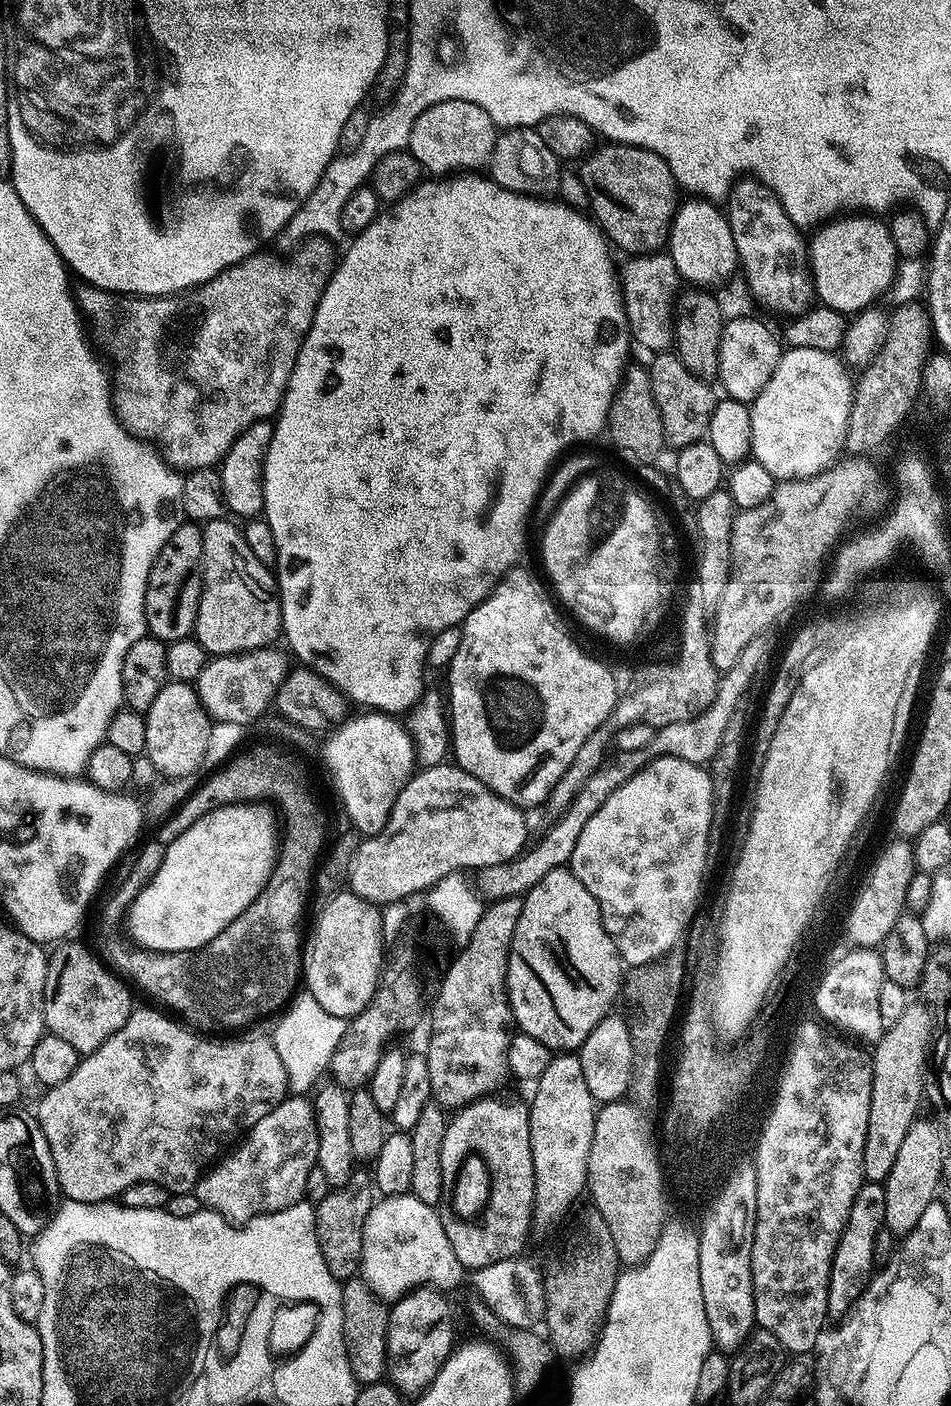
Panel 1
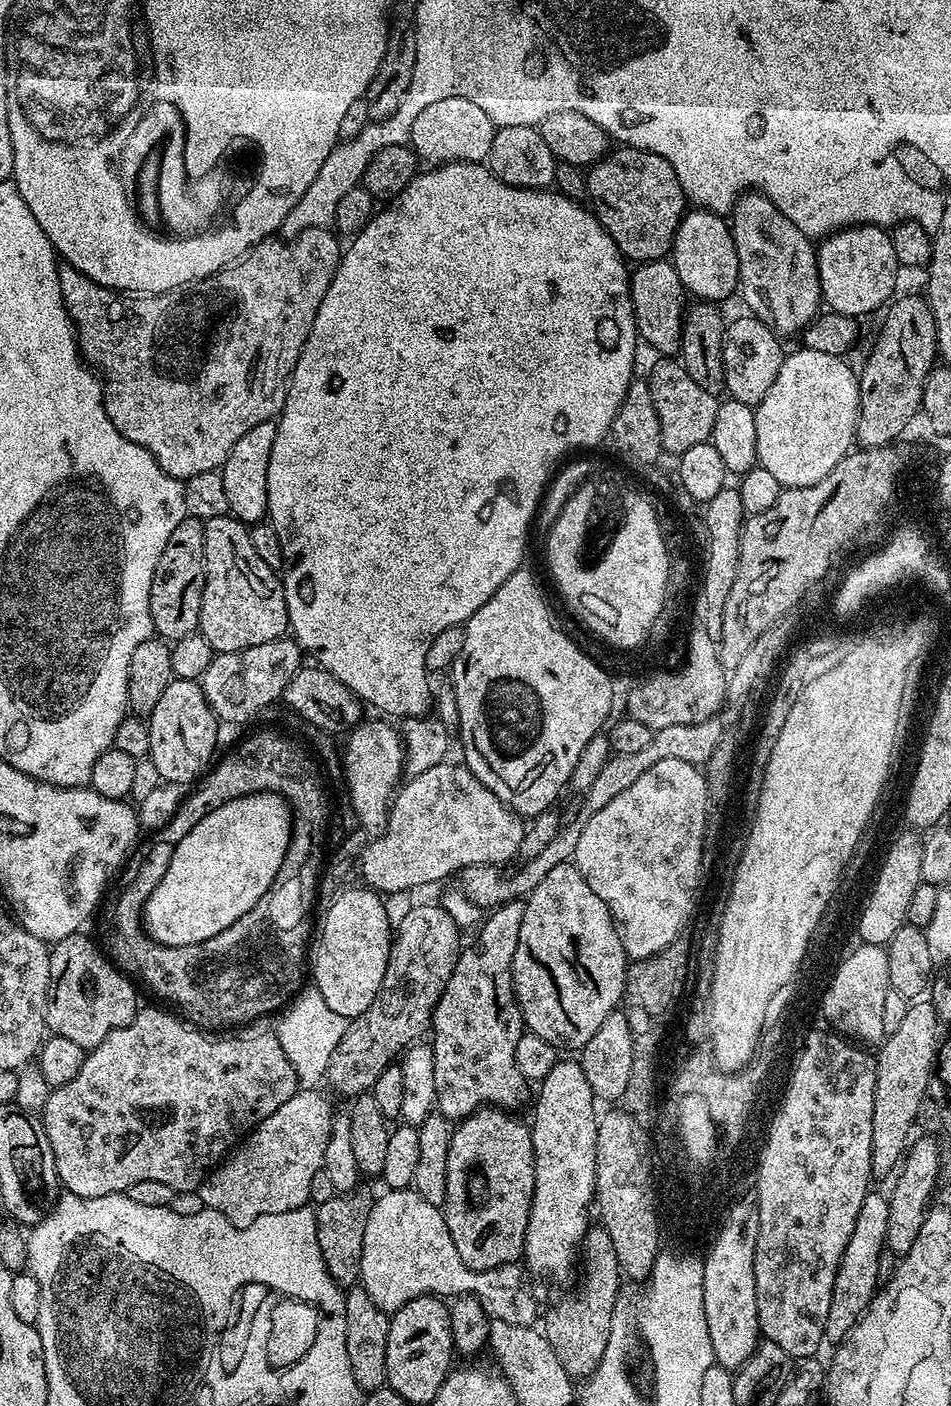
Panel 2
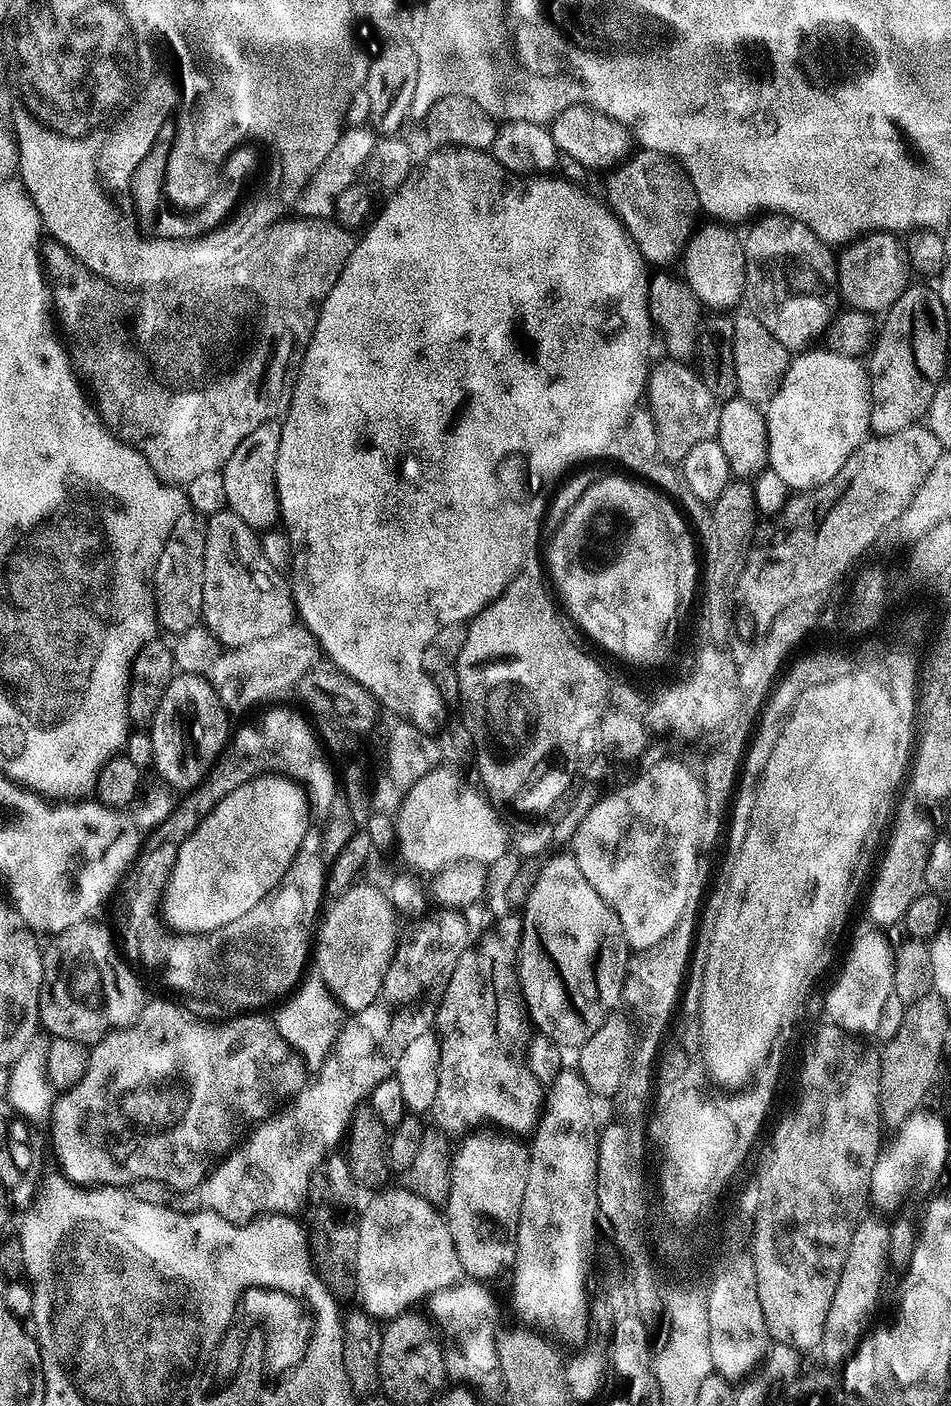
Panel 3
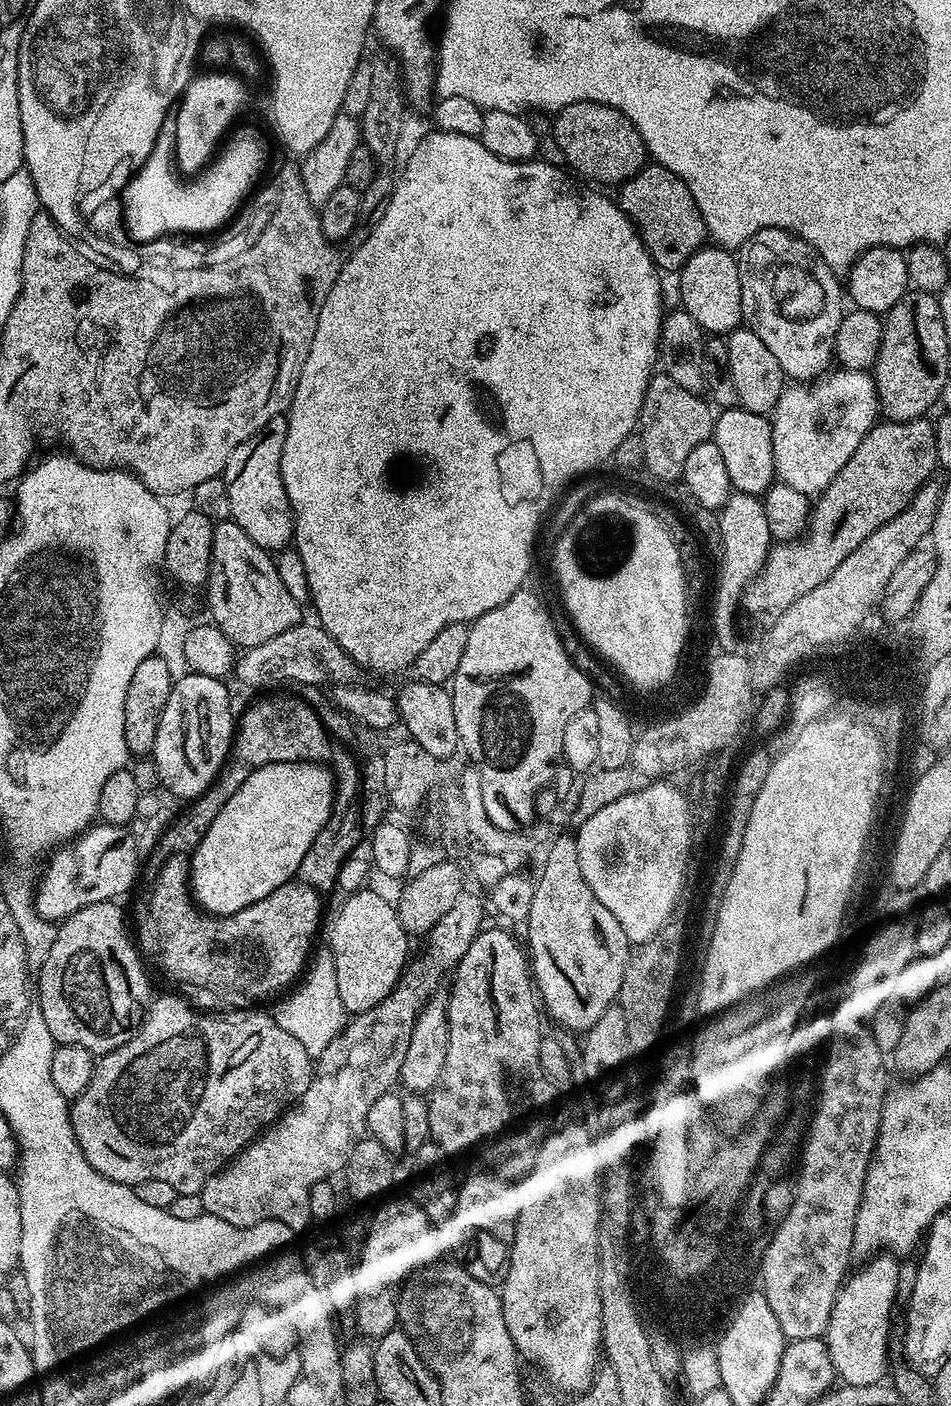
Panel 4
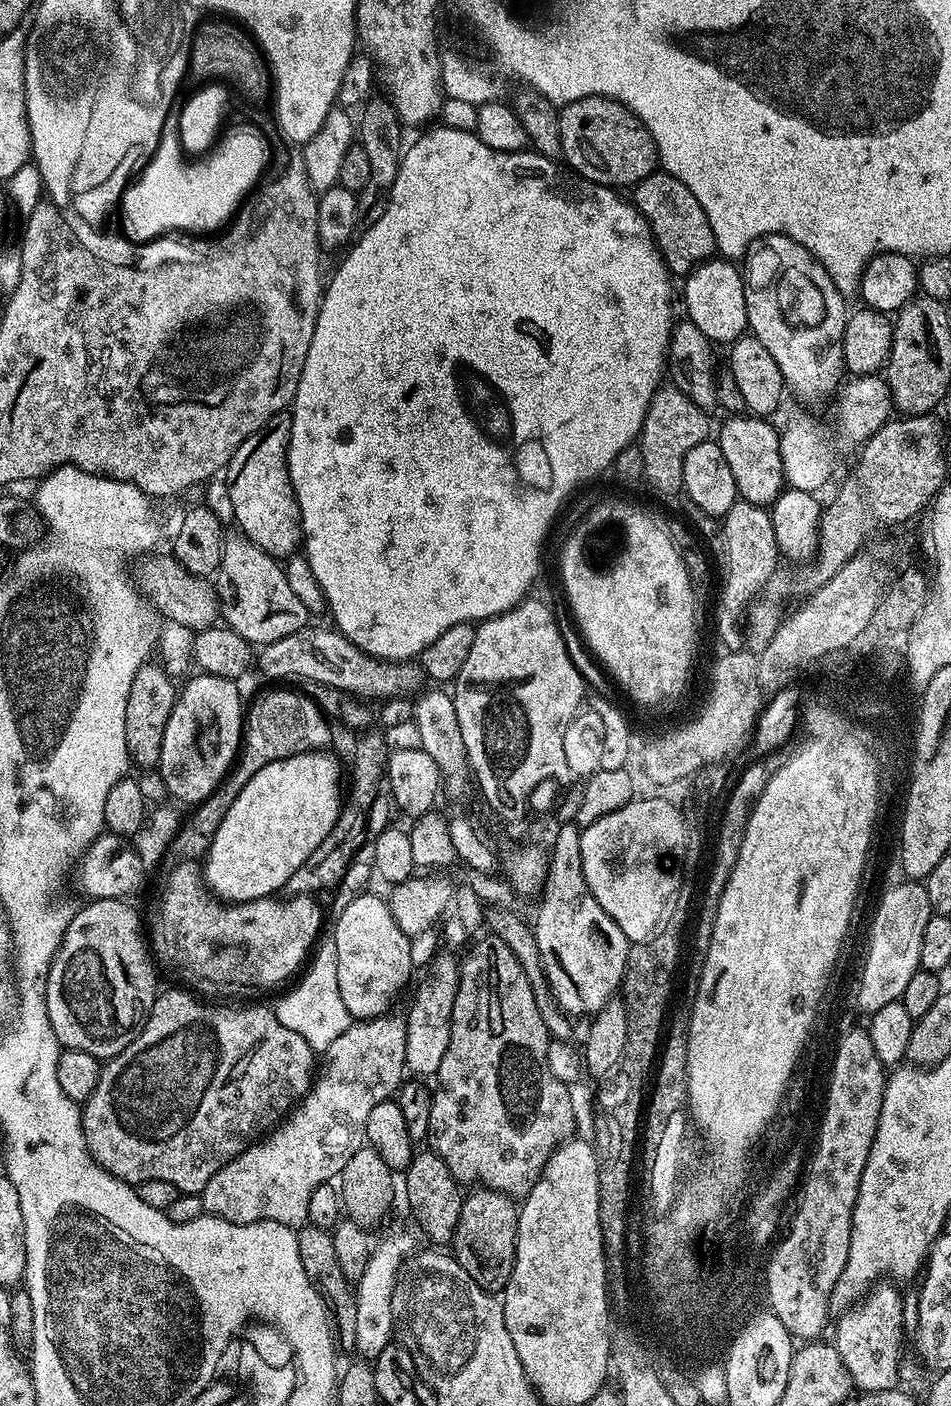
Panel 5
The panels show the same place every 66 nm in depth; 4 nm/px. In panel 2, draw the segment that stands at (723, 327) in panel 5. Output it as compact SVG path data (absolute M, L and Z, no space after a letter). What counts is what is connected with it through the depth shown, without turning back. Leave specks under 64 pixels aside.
M692 210L685 215L672 243L670 259L685 289L704 302L721 302L740 282L738 250L734 246L732 229L723 215L707 210Z

